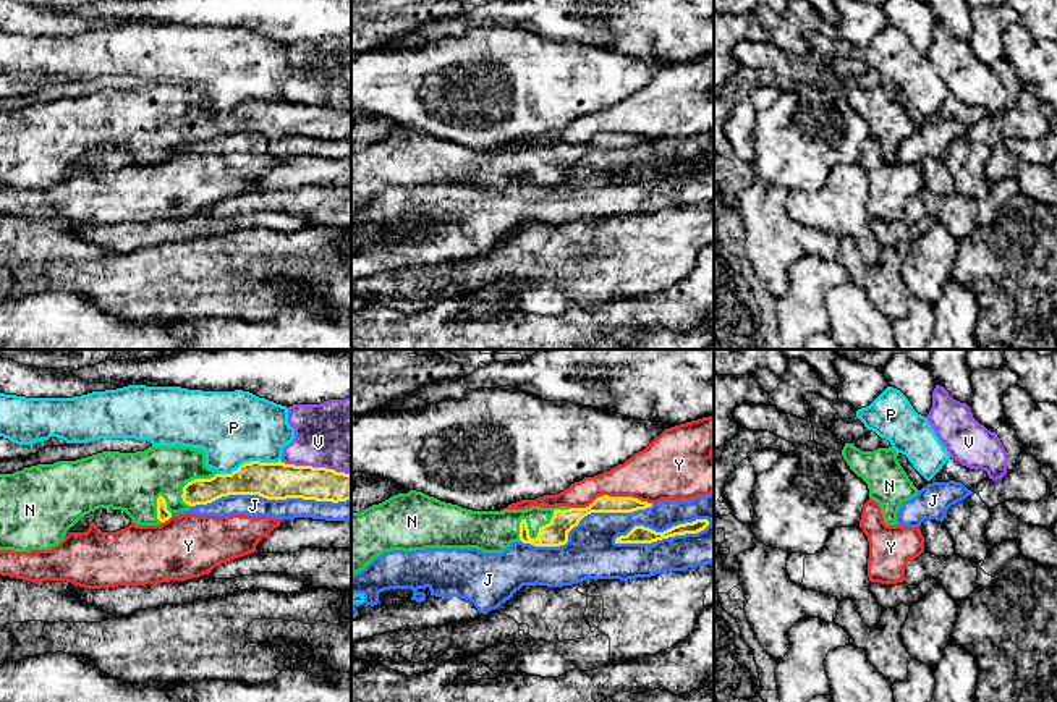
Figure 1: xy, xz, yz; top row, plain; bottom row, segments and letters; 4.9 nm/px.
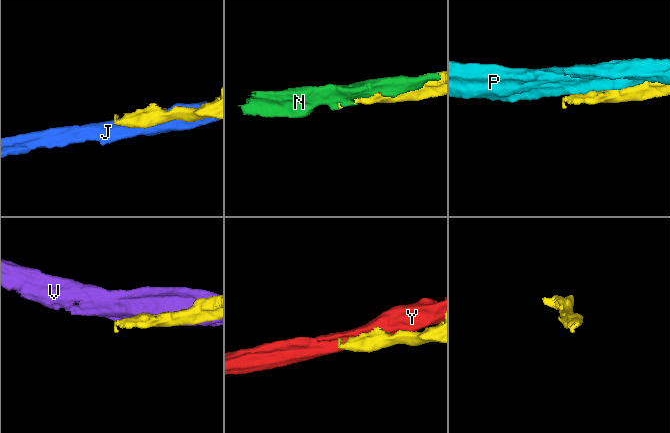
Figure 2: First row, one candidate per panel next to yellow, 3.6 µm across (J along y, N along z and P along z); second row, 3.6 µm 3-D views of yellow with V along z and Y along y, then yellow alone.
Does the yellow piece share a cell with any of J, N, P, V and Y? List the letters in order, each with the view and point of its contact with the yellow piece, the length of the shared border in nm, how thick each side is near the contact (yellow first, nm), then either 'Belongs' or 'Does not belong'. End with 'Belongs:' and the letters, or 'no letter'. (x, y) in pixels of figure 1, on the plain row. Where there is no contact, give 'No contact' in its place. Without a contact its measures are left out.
J: Touches yellow at xz (662, 175). Shared border 500 nm. Thickness 90 nm (yellow) against 180 nm. Does not belong
N: Touches yellow at xz (538, 173). Shared border 300 nm. Thickness 130 nm (yellow) against 200 nm. Belongs
P: Touches yellow at xy (248, 101). Shared border 320 nm. Thickness 190 nm (yellow) against 360 nm. Does not belong
V: Touches yellow at xy (316, 105). Shared border 360 nm. Thickness 190 nm (yellow) against 380 nm. Does not belong
Y: Touches yellow at xz (611, 135). Shared border 420 nm. Thickness 100 nm (yellow) against 260 nm. Does not belong
Belongs: N

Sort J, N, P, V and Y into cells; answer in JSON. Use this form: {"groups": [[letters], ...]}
{"groups": [["J"], ["N"], ["P"], ["V"], ["Y"]]}

